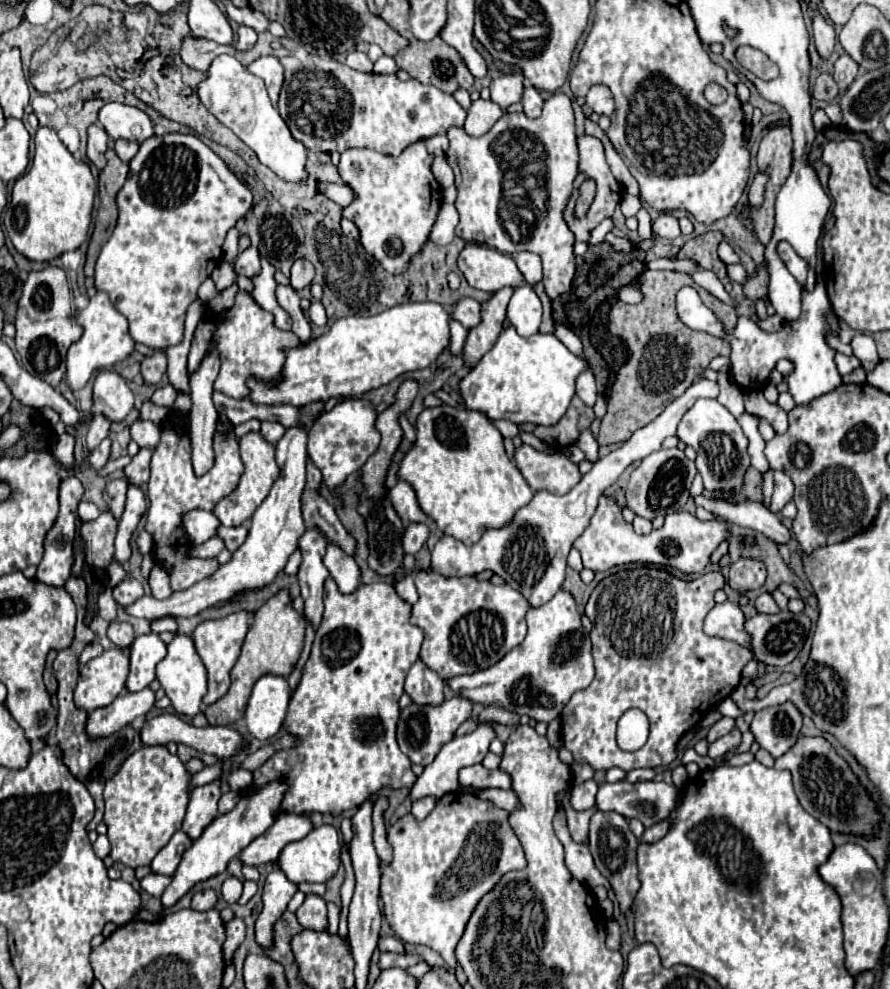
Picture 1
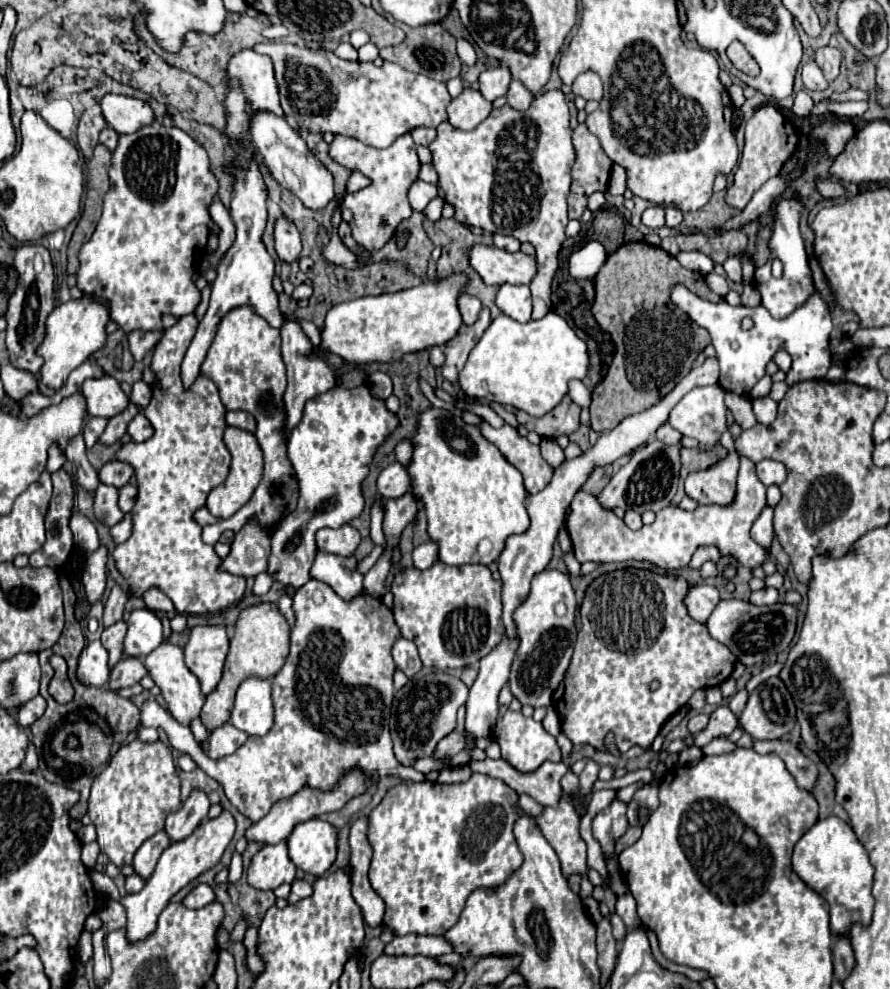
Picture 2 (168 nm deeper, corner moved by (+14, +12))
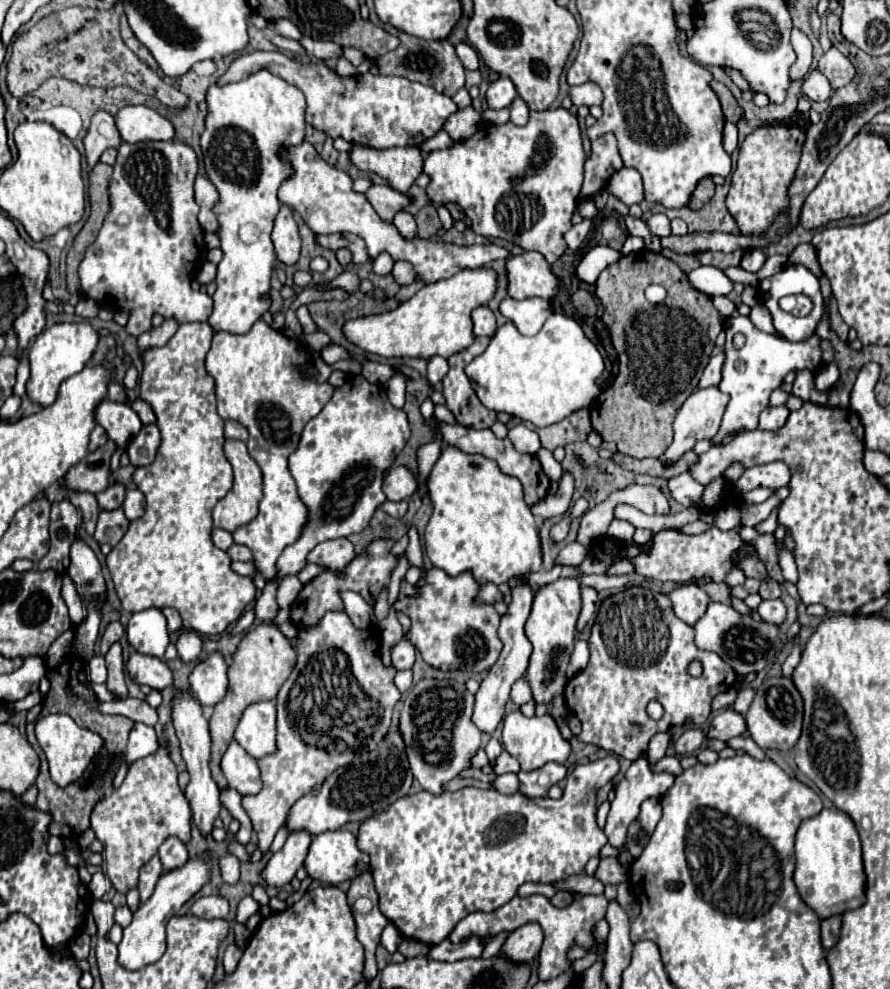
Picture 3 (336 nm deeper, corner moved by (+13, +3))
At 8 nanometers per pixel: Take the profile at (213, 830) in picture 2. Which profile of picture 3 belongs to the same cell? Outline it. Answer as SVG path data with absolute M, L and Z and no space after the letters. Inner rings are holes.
M207 856L189 860L185 866L175 868L171 872L165 872L159 878L157 886L155 886L153 896L145 904L139 906L139 910L133 914L133 922L123 930L123 940L119 942L117 962L127 970L139 970L147 964L157 962L163 956L165 948L167 948L167 944L165 944L165 926L167 926L169 918L175 916L179 912L179 908L193 894L197 894L207 880L209 880L209 860L207 860Z

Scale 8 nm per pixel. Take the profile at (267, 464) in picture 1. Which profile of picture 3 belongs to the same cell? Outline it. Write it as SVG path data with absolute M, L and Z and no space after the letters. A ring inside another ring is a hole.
M225 440L225 456L227 456L229 464L233 466L235 482L233 482L233 488L227 492L227 496L217 502L217 506L213 510L213 522L217 528L223 528L227 532L235 532L239 526L251 522L257 516L257 506L263 496L263 490L261 490L263 484L261 484L261 470L257 466L257 462L249 456L245 442Z

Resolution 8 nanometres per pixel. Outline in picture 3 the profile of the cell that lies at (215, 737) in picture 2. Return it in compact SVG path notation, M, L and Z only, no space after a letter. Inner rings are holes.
M235 740L229 744L227 752L221 760L221 770L233 790L241 796L261 792L261 776L259 766L253 756L249 756Z

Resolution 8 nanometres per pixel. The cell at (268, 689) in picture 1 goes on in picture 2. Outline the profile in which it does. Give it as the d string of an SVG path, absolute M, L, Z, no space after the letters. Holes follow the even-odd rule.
M248 677L236 693L236 703L232 709L232 725L248 735L266 735L274 721L270 679Z

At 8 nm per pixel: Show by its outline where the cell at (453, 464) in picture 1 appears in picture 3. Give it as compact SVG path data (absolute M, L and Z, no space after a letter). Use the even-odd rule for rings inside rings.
M447 446L435 462L427 484L433 502L433 514L425 530L425 550L435 568L441 568L449 576L459 576L463 570L467 570L479 584L503 584L511 578L541 570L539 528L535 524L535 516L523 500L521 482L517 478L503 474L499 466L485 456L465 454L459 448Z

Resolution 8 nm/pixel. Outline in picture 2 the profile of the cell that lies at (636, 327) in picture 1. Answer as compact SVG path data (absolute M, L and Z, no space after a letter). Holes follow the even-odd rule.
M644 241L622 245L618 251L608 255L604 267L598 271L594 279L596 299L592 315L598 325L612 335L616 351L606 377L592 391L590 429L598 433L610 431L626 415L640 413L658 403L658 399L670 393L674 385L688 375L698 353L710 345L708 331L670 303L668 295L674 283L684 283L690 291L712 303L722 299L708 289L702 273L684 269L664 249L644 245Z

